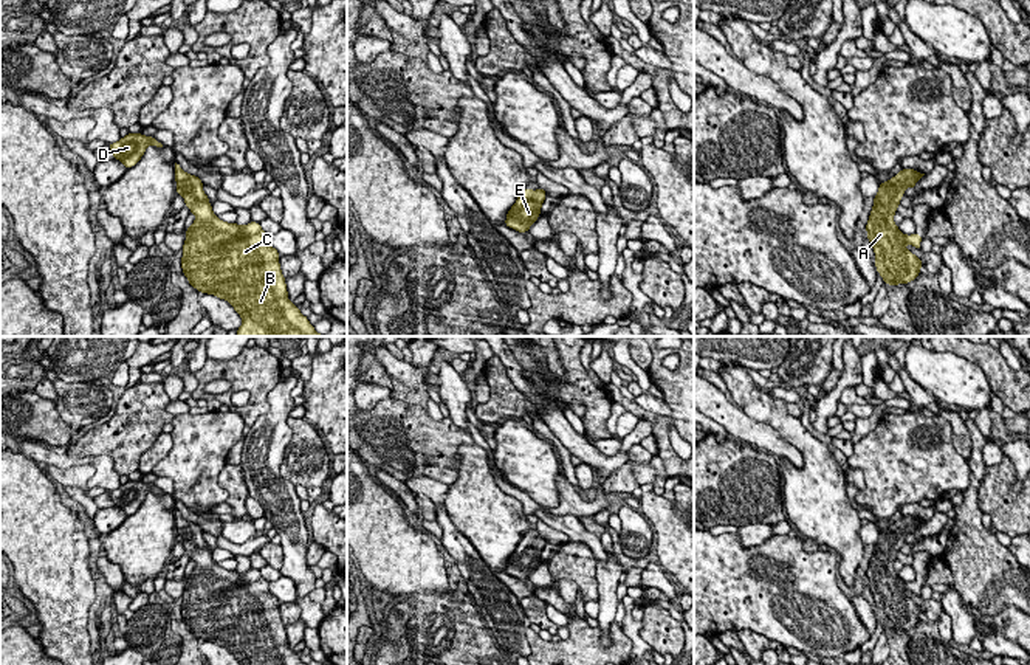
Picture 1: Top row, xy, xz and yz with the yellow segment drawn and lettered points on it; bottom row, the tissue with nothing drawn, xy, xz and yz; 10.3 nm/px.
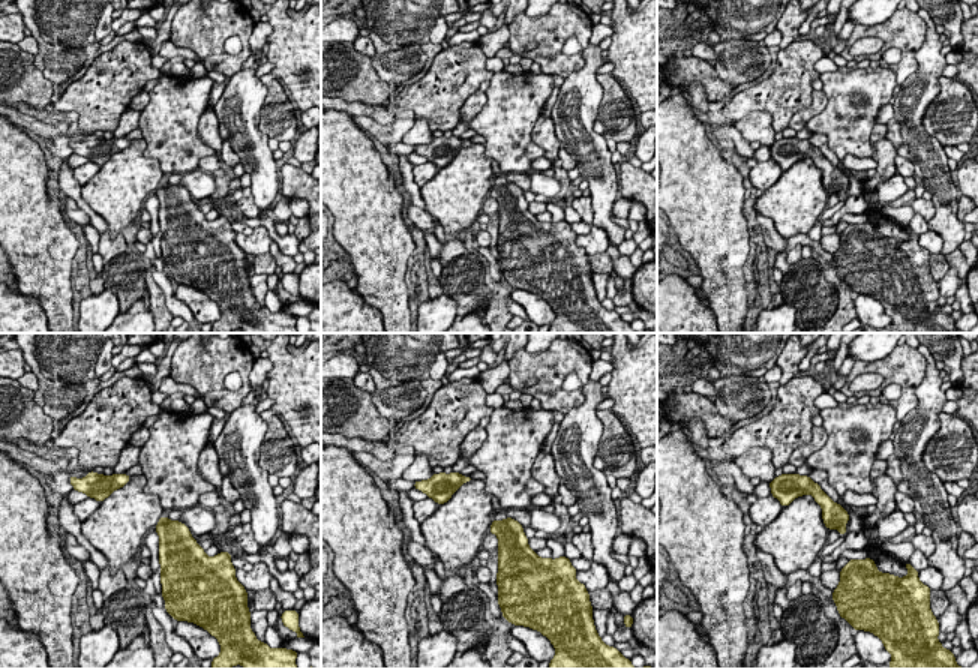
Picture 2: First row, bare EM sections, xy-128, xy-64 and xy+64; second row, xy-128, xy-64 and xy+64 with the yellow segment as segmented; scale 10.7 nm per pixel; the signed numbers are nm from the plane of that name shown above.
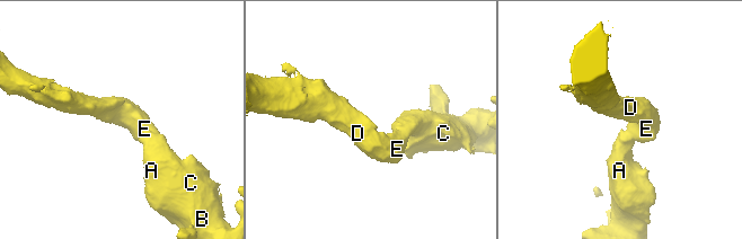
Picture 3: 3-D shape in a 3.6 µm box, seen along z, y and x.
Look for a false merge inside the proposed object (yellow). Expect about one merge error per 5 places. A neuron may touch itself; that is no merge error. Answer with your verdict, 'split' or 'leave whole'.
leave whole

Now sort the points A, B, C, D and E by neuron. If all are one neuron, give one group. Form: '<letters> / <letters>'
A B C D E

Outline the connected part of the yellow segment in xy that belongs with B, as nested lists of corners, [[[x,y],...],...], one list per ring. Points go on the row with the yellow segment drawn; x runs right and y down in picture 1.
[[[175,163],[177,194],[184,198],[186,208],[195,215],[186,229],[181,268],[189,284],[200,293],[226,299],[242,318],[237,336],[327,336],[314,330],[308,318],[288,299],[285,277],[280,270],[276,248],[260,223],[228,223],[212,212],[212,205],[203,191],[198,177],[186,174]]]

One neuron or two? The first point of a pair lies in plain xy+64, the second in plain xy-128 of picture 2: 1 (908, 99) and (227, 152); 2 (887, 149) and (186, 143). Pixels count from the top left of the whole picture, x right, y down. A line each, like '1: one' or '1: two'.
1: two
2: two

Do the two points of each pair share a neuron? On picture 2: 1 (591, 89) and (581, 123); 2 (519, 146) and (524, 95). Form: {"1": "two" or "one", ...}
{"1": "one", "2": "one"}

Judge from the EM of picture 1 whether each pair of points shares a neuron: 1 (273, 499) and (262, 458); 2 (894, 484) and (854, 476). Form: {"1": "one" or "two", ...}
{"1": "one", "2": "two"}

